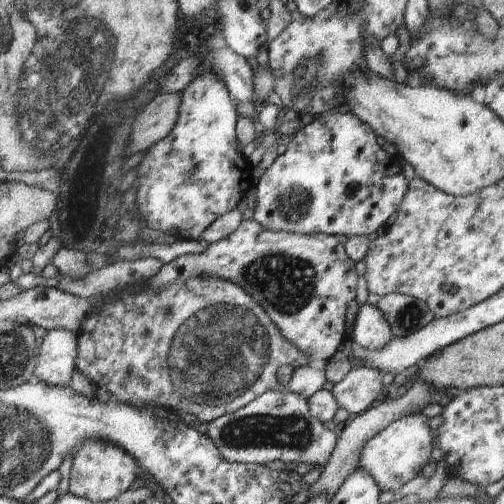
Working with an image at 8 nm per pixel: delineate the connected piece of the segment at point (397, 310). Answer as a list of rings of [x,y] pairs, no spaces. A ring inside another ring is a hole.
[[[389,293],[380,296],[374,306],[383,314],[393,337],[417,332],[433,320],[427,305],[409,295]]]

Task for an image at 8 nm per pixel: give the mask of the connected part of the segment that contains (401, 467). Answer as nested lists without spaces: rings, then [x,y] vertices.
[[[413,413],[404,417],[399,417],[395,422],[388,424],[379,434],[371,436],[367,444],[363,446],[359,454],[358,467],[363,468],[377,484],[377,488],[391,490],[403,486],[405,482],[419,476],[420,470],[427,464],[431,456],[431,432],[427,426],[427,417],[419,413]]]

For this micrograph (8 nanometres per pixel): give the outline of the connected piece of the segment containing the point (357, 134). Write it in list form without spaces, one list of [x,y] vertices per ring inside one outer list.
[[[349,112],[317,115],[312,122],[291,135],[286,150],[277,155],[255,185],[253,220],[269,232],[369,236],[381,232],[386,220],[397,210],[407,185],[398,156],[391,157],[375,143],[371,128]]]

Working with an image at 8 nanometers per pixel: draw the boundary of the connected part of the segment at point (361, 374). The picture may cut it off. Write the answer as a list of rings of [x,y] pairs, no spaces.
[[[352,368],[330,390],[337,408],[359,414],[381,398],[381,372],[373,368]]]

